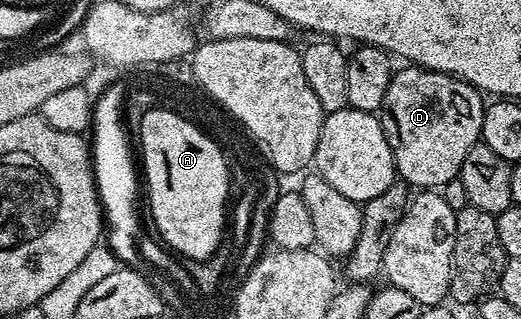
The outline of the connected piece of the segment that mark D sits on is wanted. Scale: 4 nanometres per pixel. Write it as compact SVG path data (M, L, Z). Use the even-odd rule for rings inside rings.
M411 64L403 68L393 73L378 117L392 149L399 181L432 192L460 177L462 160L481 141L486 102L480 91L460 78Z

